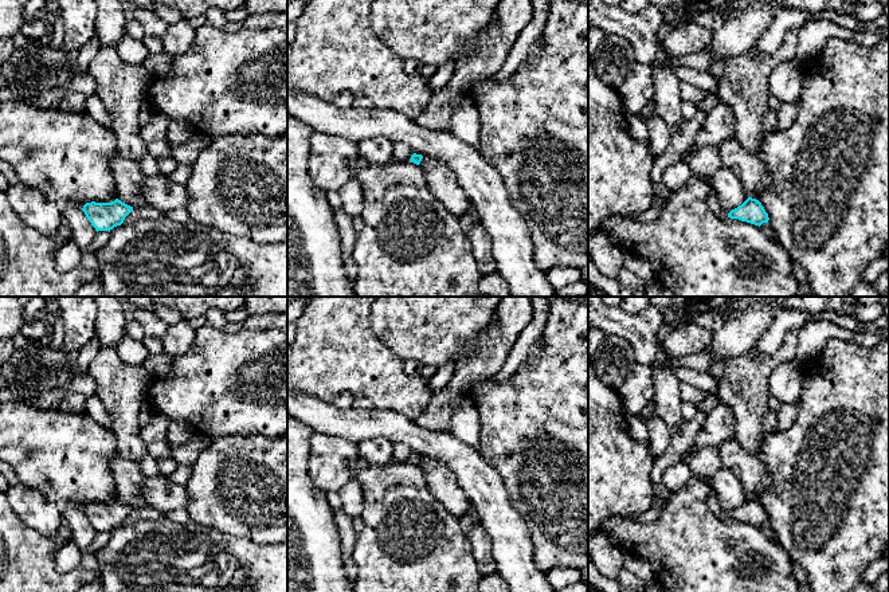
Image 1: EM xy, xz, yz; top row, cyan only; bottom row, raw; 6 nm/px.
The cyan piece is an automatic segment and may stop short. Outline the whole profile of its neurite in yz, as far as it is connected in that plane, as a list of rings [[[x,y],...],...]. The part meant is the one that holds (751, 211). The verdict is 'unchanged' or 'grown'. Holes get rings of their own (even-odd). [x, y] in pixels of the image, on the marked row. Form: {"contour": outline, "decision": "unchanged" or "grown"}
{"contour": [[[714,192],[710,193],[708,199],[708,205],[710,211],[718,217],[731,217],[739,219],[741,221],[747,221],[755,226],[761,226],[763,223],[768,223],[769,217],[765,212],[761,203],[756,199],[748,197],[741,205],[732,209],[731,212],[725,212],[716,196]]], "decision": "grown"}

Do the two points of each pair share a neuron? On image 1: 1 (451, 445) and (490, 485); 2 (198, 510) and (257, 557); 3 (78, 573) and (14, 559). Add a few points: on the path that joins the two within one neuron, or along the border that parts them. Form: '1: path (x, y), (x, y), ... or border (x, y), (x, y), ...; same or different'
1: path (458, 455), (480, 477); same
2: border (196, 521), (235, 536), (249, 537), (255, 543); different
3: path (62, 577), (32, 577), (30, 575); same

